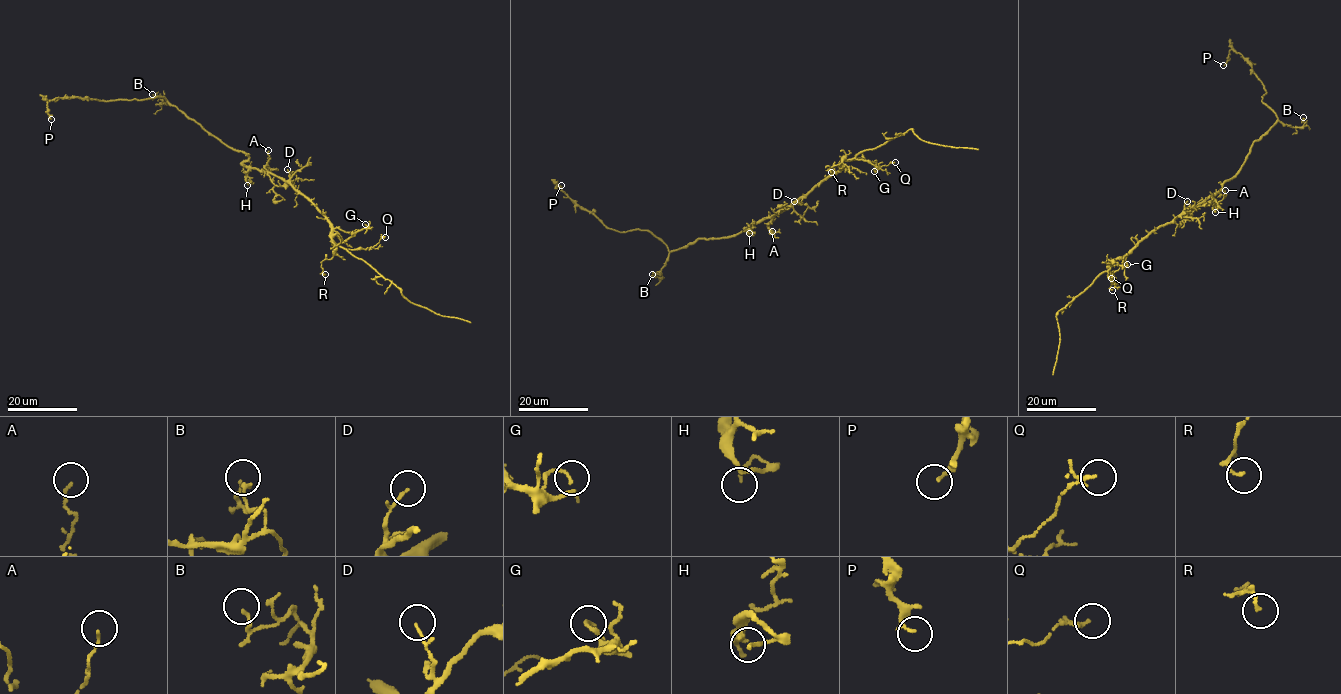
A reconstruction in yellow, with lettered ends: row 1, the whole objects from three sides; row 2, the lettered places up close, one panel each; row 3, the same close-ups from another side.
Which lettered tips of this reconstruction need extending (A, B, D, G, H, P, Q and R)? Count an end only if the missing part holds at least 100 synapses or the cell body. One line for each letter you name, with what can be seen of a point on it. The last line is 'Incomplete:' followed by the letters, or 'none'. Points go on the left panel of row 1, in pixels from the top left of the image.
Incomplete: none

